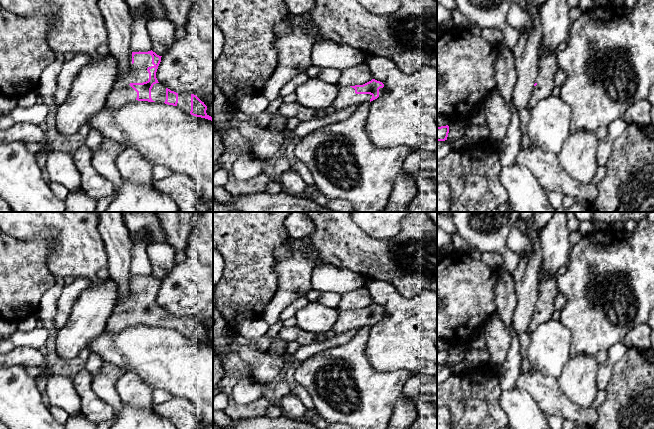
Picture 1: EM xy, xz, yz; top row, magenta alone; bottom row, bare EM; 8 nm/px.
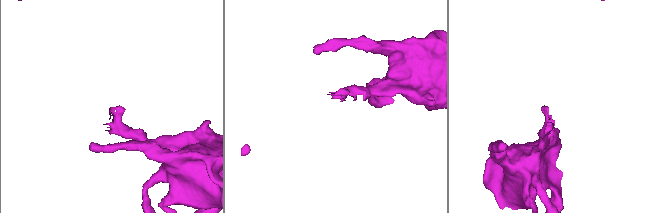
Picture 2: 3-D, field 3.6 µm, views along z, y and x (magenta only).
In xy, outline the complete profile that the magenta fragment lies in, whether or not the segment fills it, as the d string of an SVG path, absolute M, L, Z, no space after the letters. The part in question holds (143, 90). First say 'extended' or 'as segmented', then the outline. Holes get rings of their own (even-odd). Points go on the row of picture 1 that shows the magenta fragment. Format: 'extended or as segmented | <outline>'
extended | M132 52L132 72L123 80L114 83L106 100L106 107L117 109L135 100L165 103L181 108L193 116L213 121L206 113L207 106L196 95L178 94L163 86L156 78L161 57L155 52Z

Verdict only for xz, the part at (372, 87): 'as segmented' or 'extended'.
extended

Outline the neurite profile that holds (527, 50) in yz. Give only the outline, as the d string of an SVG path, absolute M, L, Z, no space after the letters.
M530 7L528 13L533 28L530 32L520 32L520 36L513 48L514 63L517 72L517 81L513 90L513 104L520 112L529 108L529 102L534 91L534 84L539 71L539 56L543 39L540 21L540 7Z

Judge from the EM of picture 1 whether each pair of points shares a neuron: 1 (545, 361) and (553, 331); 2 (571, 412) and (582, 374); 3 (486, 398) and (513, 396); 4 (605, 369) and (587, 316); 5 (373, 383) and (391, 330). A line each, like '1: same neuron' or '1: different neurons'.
1: same neuron
2: different neurons
3: different neurons
4: different neurons
5: different neurons

